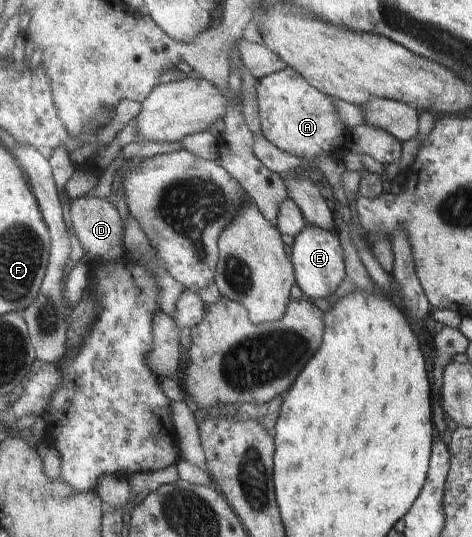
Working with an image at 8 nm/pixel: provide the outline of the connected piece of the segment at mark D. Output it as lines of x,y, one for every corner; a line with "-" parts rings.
82,197
71,204
71,221
81,247
92,260
119,260
126,257
124,222
116,206
105,198

